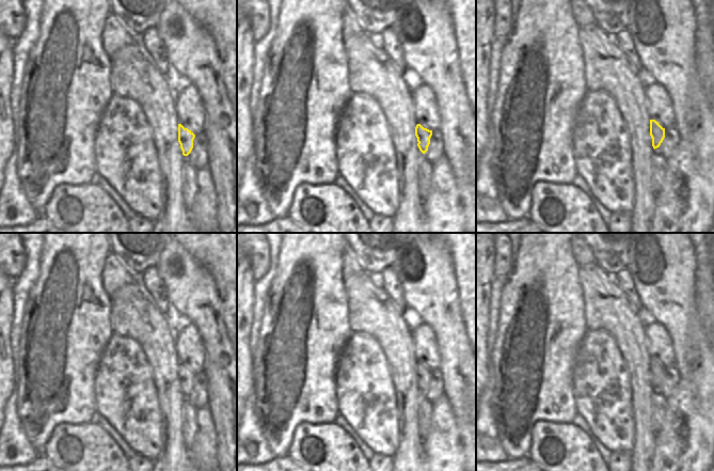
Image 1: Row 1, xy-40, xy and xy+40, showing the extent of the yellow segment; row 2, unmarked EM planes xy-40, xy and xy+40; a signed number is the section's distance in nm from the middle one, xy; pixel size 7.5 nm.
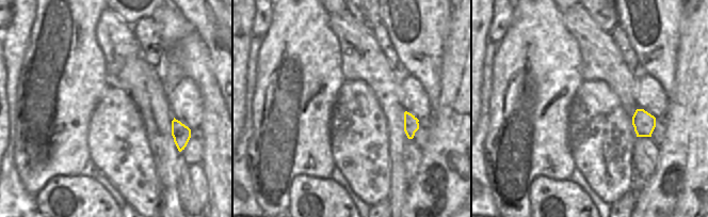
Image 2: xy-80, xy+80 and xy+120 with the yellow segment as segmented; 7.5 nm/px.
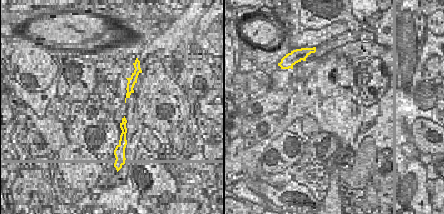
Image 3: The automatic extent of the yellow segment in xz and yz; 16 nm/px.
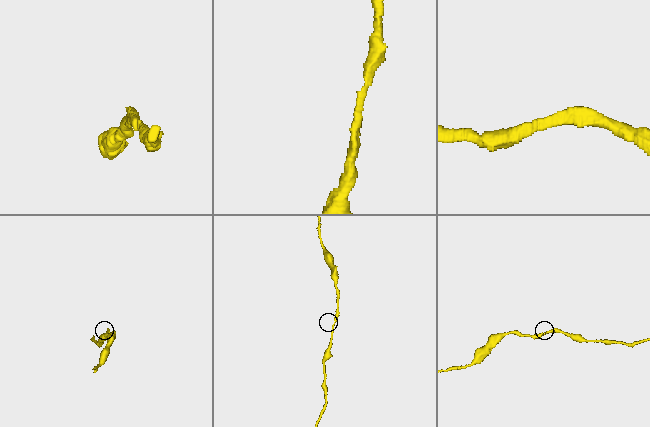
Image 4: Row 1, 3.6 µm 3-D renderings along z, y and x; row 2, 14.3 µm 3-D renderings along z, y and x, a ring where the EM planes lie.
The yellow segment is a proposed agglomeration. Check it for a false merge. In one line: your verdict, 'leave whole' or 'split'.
leave whole

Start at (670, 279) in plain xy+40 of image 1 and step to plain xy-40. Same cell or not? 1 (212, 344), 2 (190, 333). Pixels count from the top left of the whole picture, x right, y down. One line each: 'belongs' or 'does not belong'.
1: belongs
2: does not belong

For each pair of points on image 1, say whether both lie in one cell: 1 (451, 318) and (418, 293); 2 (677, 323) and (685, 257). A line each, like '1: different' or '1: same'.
1: same
2: same

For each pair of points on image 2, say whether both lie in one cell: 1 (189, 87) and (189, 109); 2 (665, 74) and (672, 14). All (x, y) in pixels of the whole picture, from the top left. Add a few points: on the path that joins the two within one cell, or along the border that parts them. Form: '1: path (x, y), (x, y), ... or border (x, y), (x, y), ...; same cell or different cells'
1: path (187, 92), (187, 104); same cell
2: path (665, 59), (665, 29); same cell

